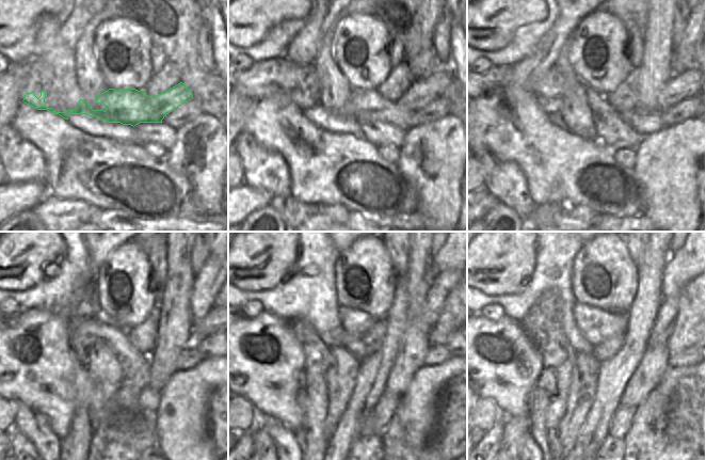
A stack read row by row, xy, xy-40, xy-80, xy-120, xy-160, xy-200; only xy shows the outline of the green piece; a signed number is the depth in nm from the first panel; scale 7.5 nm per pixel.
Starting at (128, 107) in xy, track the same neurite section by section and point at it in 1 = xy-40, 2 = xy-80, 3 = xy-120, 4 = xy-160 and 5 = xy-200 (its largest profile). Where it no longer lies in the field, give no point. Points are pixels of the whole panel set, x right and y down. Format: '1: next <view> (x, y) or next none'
1: next xy-40 (367, 105)
2: next xy-80 (645, 121)
3: next xy-120 (190, 357)
4: next xy-160 (434, 354)
5: next xy-200 (672, 358)

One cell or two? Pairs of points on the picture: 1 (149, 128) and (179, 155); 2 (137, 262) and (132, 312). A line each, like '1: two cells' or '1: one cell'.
1: two cells
2: one cell

